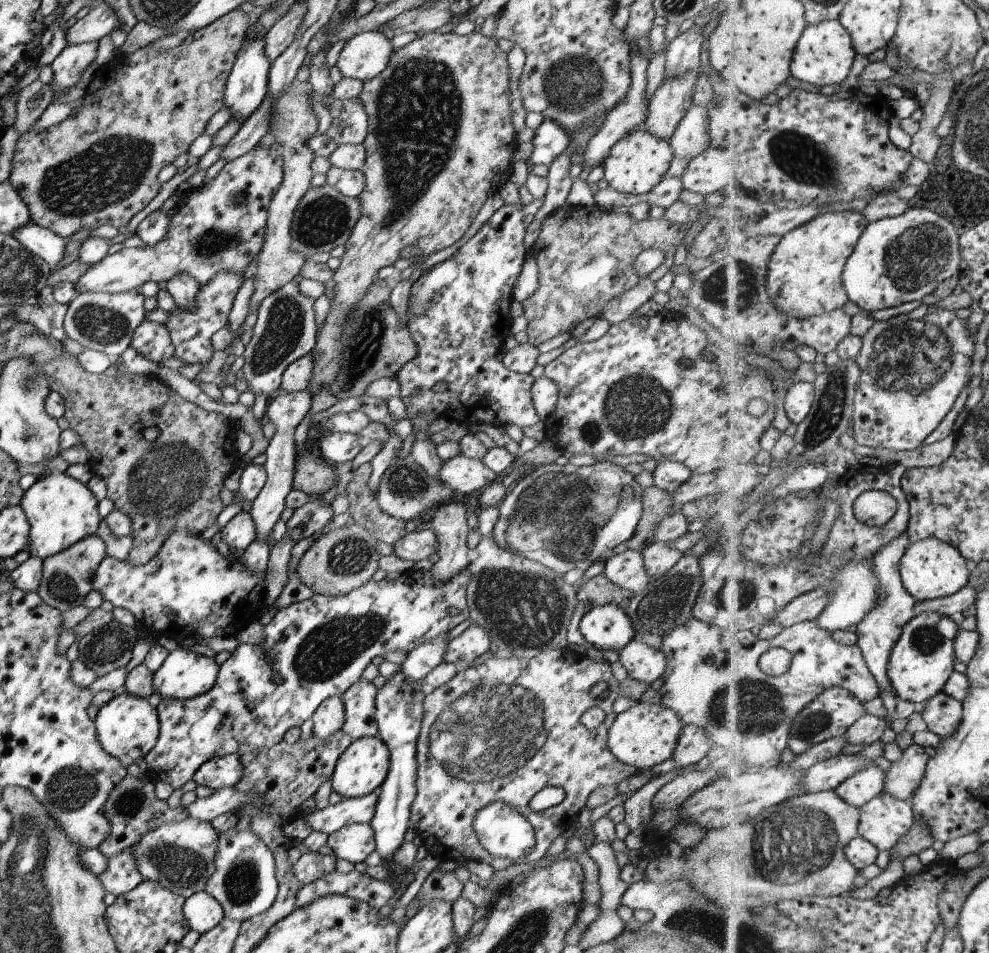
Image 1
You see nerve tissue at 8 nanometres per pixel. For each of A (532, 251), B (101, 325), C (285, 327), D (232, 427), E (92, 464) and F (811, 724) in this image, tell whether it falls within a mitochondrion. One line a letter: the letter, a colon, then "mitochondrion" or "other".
A: other
B: mitochondrion
C: mitochondrion
D: other
E: other
F: mitochondrion

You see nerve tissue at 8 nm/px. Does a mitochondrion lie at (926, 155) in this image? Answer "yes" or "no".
no

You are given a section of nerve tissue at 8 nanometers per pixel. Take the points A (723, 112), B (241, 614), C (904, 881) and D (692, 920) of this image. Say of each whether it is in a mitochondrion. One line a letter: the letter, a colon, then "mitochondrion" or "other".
A: other
B: other
C: other
D: mitochondrion

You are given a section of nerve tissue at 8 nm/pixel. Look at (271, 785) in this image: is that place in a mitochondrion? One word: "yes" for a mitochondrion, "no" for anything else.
no

